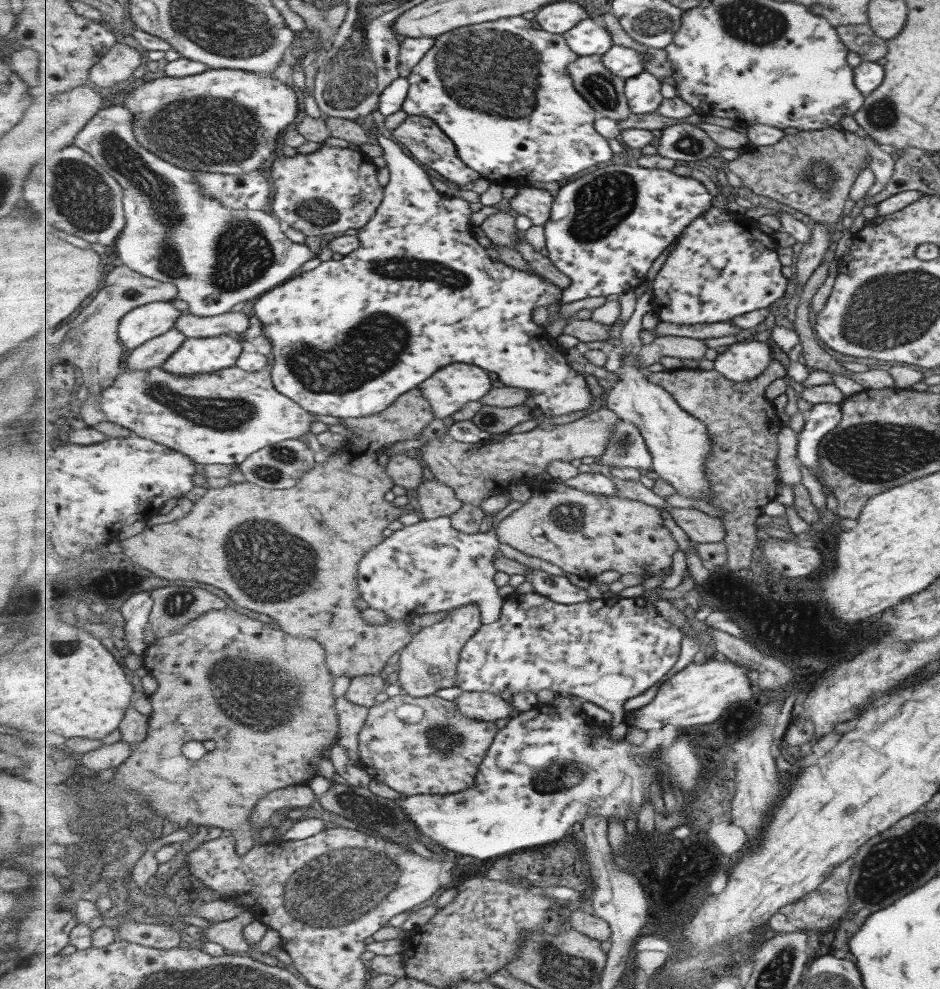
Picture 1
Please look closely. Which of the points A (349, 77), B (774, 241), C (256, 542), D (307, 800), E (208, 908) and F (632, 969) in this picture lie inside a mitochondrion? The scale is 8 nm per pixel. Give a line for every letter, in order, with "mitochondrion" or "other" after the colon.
A: mitochondrion
B: other
C: mitochondrion
D: other
E: other
F: other

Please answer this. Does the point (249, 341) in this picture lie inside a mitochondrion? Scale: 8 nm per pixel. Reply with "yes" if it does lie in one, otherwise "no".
no

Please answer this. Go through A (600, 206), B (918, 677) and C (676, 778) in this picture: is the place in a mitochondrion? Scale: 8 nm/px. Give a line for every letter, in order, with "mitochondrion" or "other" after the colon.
A: mitochondrion
B: other
C: mitochondrion

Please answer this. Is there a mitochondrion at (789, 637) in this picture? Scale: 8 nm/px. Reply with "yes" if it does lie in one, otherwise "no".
yes

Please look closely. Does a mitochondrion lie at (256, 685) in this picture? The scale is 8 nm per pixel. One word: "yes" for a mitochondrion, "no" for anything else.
yes

